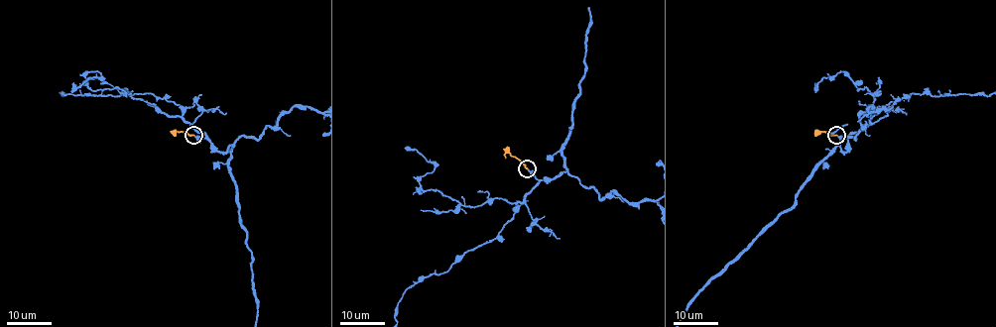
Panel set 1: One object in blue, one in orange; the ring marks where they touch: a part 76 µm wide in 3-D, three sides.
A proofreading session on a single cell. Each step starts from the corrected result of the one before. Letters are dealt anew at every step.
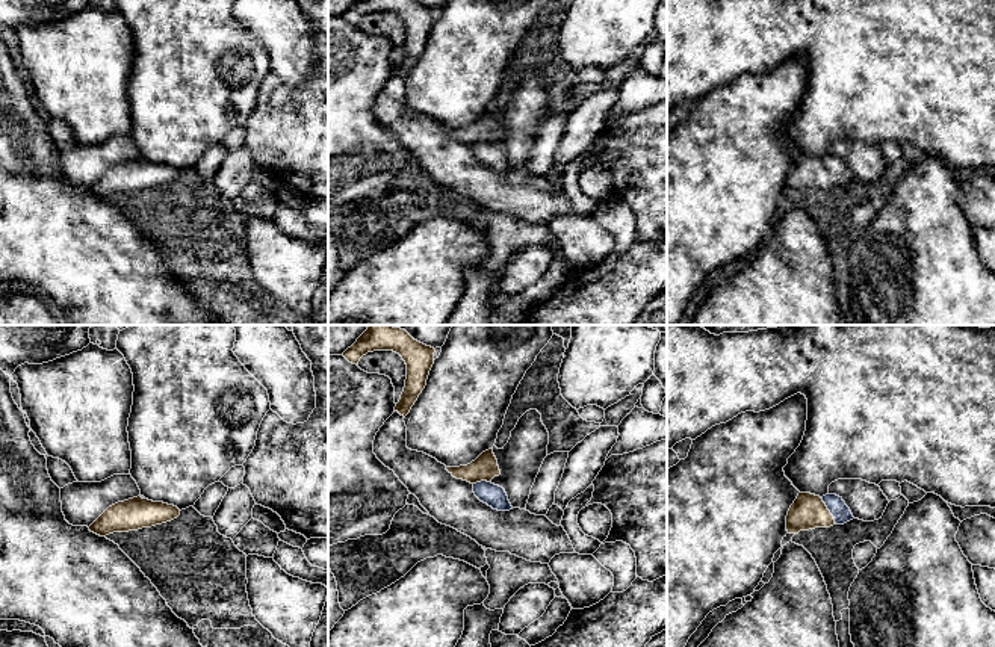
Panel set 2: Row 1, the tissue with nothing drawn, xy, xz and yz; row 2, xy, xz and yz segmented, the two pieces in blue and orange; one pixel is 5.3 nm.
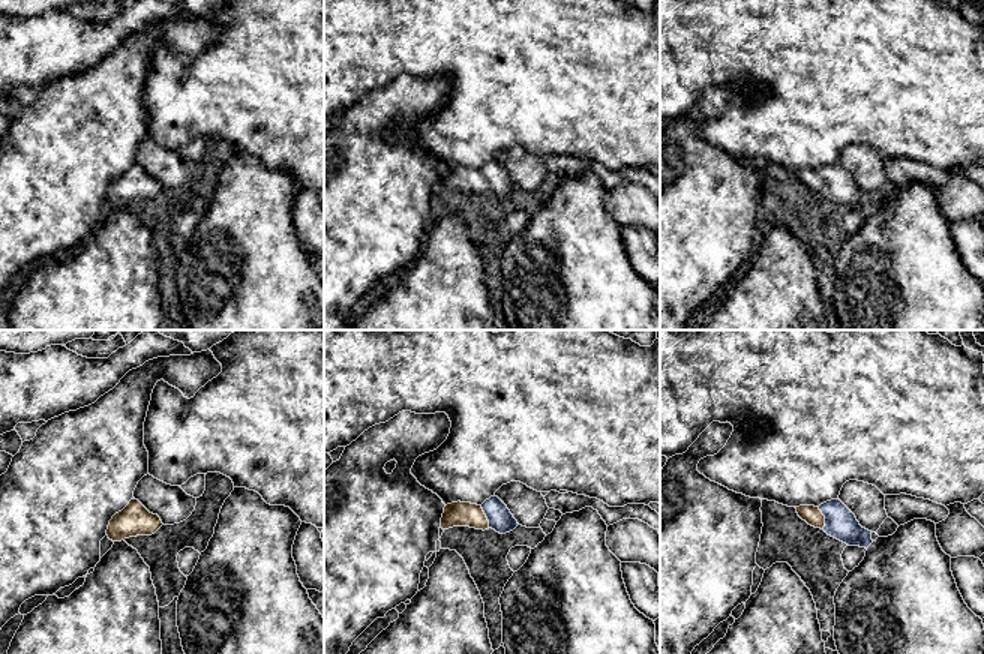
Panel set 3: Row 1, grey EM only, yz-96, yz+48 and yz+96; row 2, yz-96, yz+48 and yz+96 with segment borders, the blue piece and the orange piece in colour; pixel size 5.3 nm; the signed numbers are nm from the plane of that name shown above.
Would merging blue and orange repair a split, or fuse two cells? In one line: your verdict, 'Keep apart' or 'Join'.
Join

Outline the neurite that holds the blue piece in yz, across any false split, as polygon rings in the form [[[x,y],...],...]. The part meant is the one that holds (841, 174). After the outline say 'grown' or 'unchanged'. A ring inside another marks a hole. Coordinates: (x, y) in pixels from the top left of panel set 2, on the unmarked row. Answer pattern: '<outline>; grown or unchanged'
[[[798,154],[786,177],[788,195],[798,195],[815,189],[830,189],[853,181],[850,169],[842,159],[826,156]]]; grown

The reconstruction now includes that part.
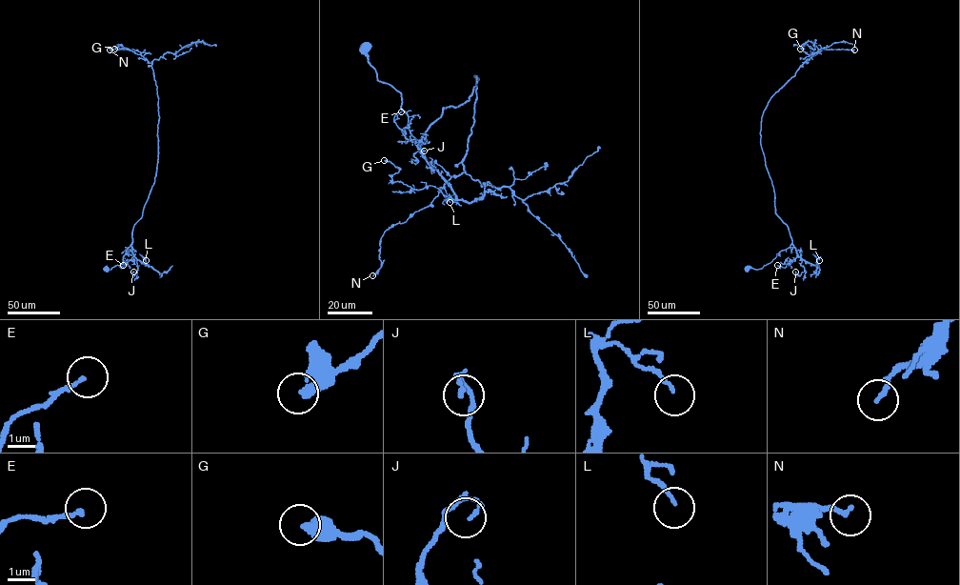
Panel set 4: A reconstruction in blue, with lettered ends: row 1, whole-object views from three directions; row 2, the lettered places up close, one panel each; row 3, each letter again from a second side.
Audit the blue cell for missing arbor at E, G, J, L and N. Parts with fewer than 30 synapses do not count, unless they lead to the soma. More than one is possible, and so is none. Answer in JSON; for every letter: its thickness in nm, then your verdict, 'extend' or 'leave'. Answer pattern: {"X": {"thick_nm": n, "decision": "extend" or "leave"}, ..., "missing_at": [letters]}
{"E": {"thick_nm": 160, "decision": "leave"}, "G": {"thick_nm": 460, "decision": "leave"}, "J": {"thick_nm": 150, "decision": "leave"}, "L": {"thick_nm": 110, "decision": "leave"}, "N": {"thick_nm": 180, "decision": "leave"}, "missing_at": []}

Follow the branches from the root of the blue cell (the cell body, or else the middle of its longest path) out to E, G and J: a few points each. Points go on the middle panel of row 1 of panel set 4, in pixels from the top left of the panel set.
E: (368, 48), (367, 60), (376, 78), (400, 93), (408, 129), (420, 141), (423, 154), (394, 121), (401, 111)
G: (368, 48), (421, 143), (478, 78), (464, 171), (415, 190), (393, 181), (399, 169), (384, 160)
J: (368, 48), (376, 78), (400, 93), (408, 129), (420, 141), (432, 169), (424, 151)

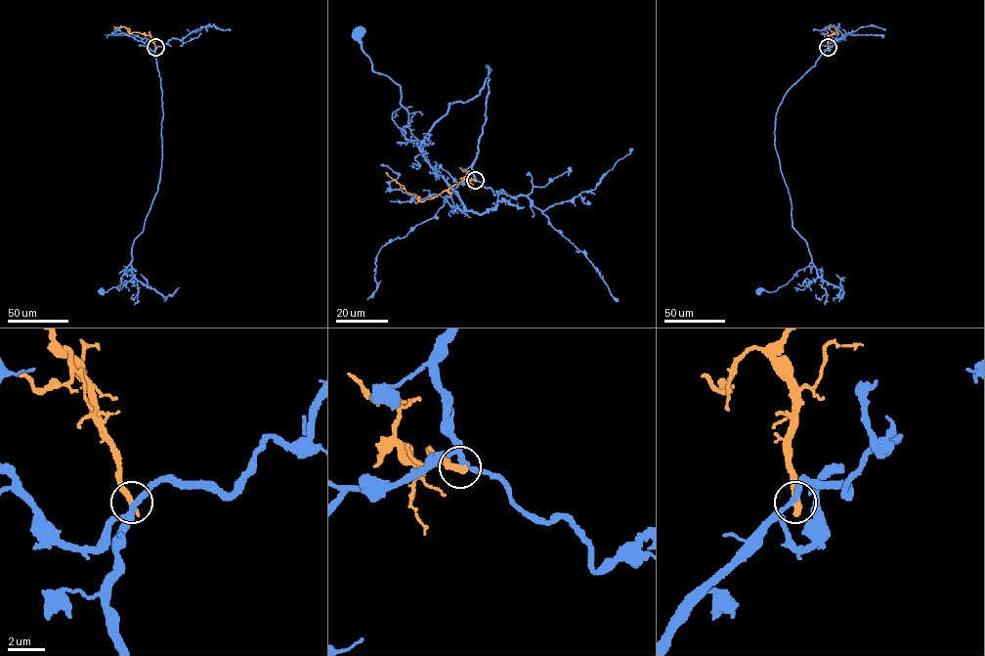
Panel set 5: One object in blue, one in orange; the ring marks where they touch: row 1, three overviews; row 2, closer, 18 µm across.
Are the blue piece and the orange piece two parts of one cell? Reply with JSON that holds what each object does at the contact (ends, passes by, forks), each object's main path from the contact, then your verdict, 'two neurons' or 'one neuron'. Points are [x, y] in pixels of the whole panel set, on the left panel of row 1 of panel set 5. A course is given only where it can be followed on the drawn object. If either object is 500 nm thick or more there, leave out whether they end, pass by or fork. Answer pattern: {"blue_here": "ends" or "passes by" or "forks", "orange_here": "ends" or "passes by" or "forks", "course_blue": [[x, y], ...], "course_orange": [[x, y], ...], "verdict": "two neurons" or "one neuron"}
{"blue_here": "forks", "orange_here": "ends", "course_blue": [[155, 48], [163, 114], [160, 180], [143, 231], [133, 241], [132, 261], [124, 269], [120, 284], [103, 290]], "course_orange": [[155, 47], [150, 36], [130, 33], [124, 26], [113, 26]], "verdict": "two neurons"}

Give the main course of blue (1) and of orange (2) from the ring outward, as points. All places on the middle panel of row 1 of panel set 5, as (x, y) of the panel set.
1: (475, 180), (489, 66), (479, 95), (450, 103), (424, 145), (407, 125), (399, 85), (371, 67), (362, 33)
2: (475, 180), (465, 178), (437, 196), (419, 201), (385, 172)

